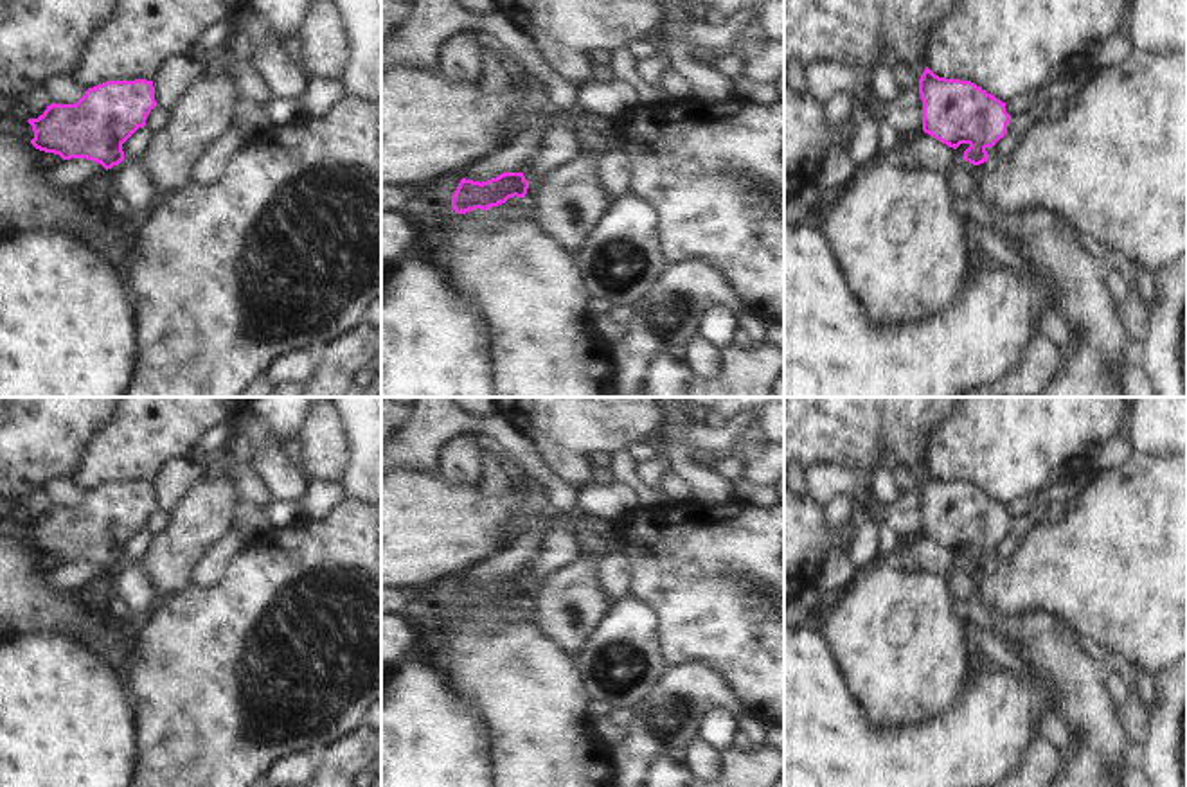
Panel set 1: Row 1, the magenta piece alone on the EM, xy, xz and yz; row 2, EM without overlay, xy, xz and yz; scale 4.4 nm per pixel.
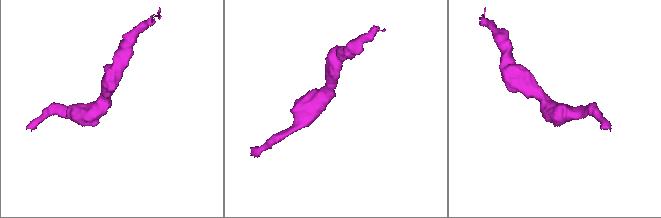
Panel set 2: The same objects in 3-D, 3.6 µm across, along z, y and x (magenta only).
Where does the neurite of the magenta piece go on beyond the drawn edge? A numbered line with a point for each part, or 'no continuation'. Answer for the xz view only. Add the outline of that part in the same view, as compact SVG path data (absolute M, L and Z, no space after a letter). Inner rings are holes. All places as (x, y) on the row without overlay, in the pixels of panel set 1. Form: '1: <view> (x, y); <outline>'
no continuation

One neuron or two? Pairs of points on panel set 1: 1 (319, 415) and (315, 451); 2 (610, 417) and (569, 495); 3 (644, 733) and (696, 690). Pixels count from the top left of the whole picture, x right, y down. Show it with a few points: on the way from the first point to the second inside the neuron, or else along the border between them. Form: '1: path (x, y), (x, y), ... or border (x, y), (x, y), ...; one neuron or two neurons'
1: path (319, 424), (319, 442); one neuron
2: border (540, 459), (558, 478), (576, 489); two neurons
3: path (659, 719), (673, 705), (675, 696), (682, 694); one neuron

